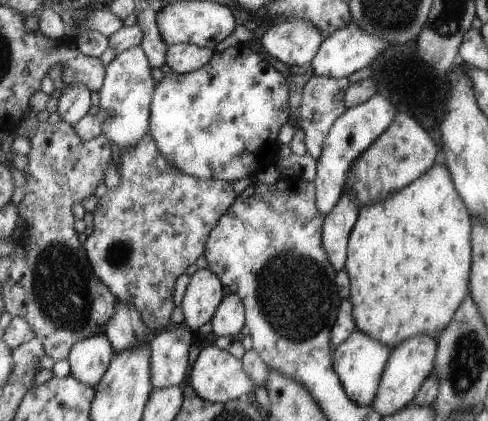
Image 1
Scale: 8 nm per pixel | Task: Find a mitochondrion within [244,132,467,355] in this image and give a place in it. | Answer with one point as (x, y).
(294, 294)

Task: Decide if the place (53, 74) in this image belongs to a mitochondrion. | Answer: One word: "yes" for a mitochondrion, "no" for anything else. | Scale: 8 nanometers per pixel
no

